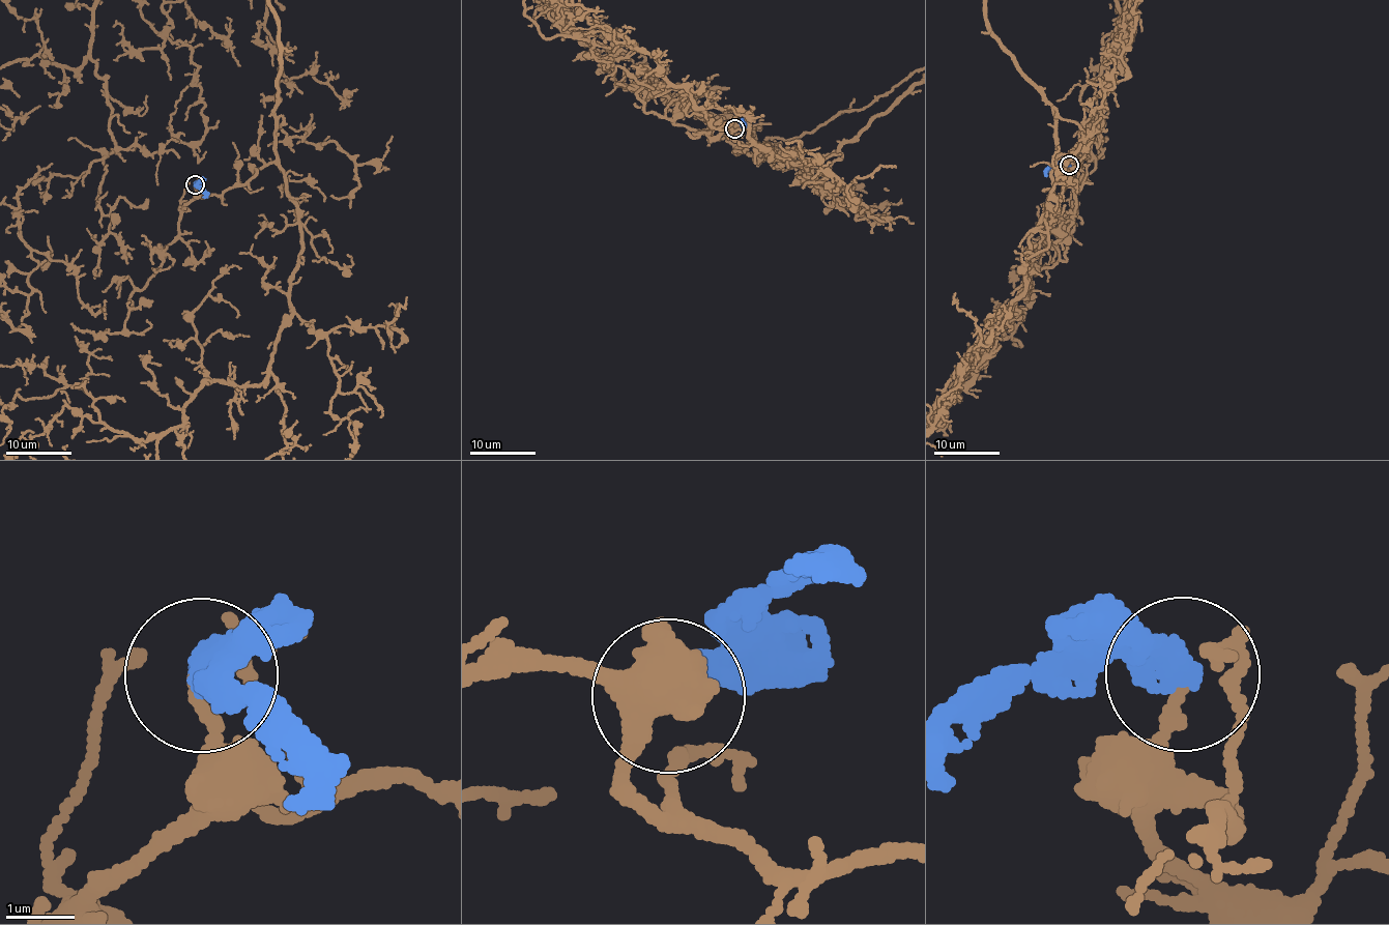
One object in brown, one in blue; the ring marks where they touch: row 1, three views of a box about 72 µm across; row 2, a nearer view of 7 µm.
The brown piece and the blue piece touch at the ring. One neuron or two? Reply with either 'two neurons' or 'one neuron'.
two neurons

